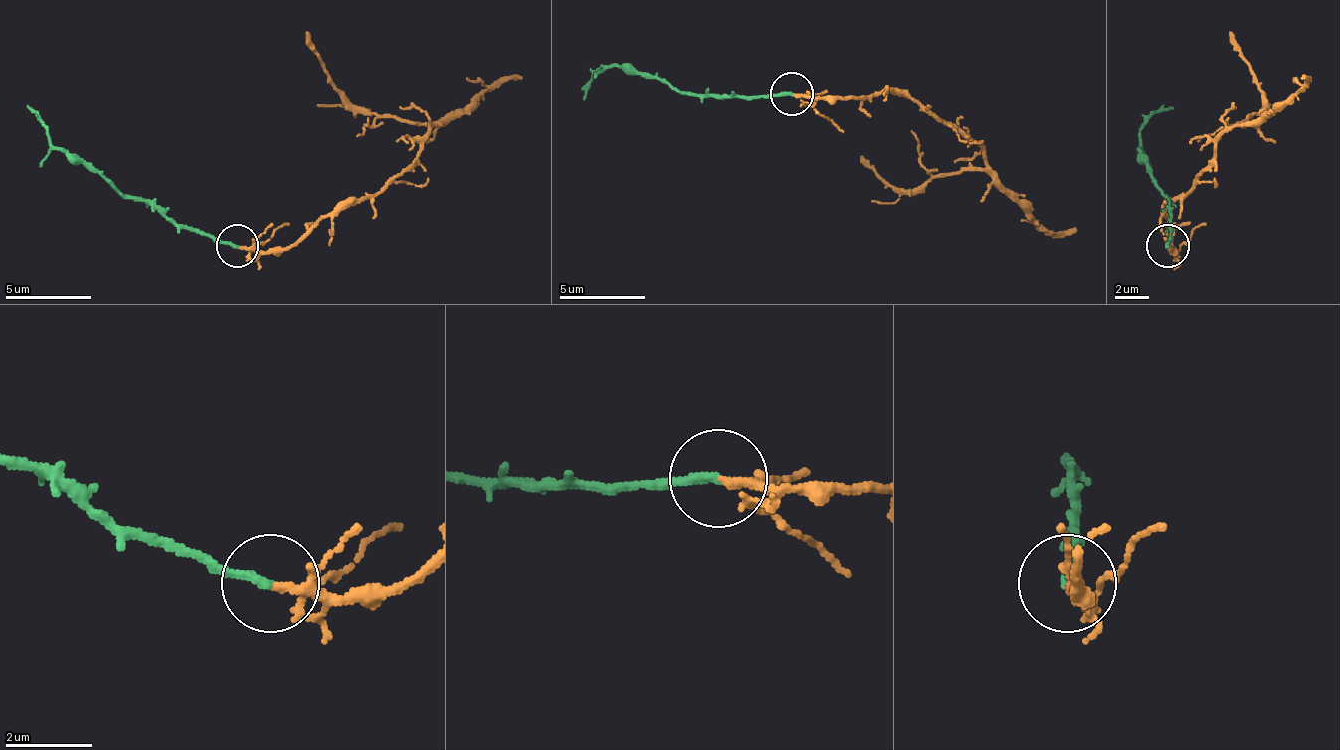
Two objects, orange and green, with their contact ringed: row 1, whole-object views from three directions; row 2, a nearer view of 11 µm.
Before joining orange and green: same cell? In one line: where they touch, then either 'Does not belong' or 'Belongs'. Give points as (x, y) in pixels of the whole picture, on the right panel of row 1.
Place: (1167, 246). Belongs

